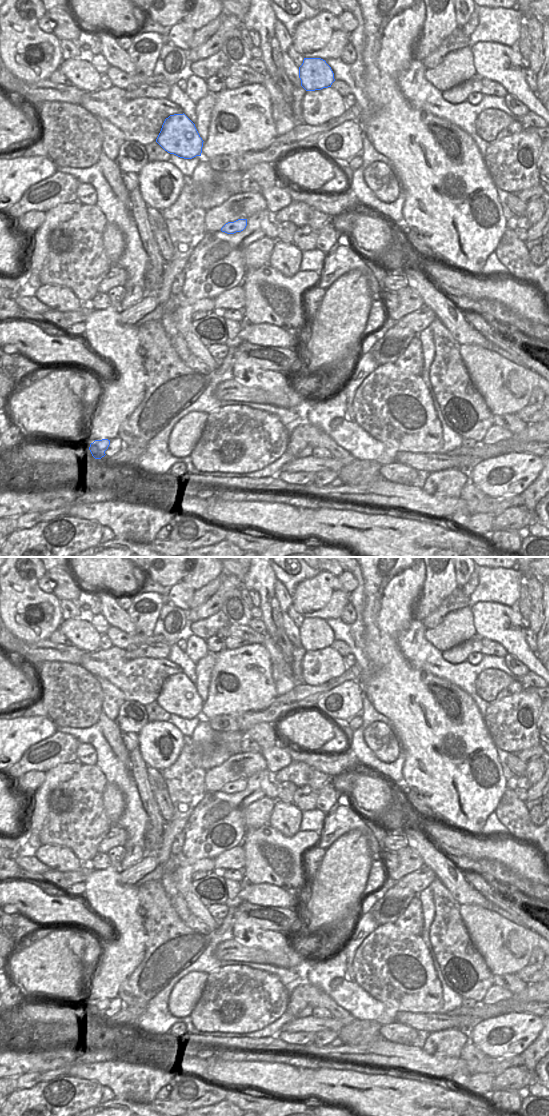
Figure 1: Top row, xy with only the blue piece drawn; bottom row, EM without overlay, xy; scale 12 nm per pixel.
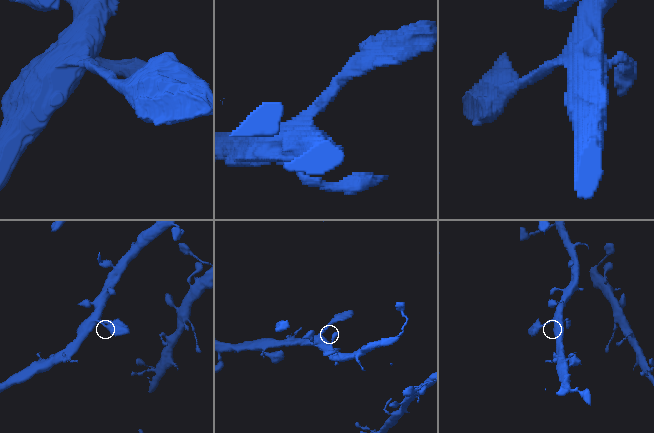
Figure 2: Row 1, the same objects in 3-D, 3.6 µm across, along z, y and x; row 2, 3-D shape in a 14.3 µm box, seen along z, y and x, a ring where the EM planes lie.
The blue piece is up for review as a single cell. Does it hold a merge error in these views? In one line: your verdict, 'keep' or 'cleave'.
keep

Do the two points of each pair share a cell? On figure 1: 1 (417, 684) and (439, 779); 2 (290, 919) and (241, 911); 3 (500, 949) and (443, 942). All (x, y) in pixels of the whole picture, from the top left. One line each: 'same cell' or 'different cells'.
1: same cell
2: same cell
3: different cells

